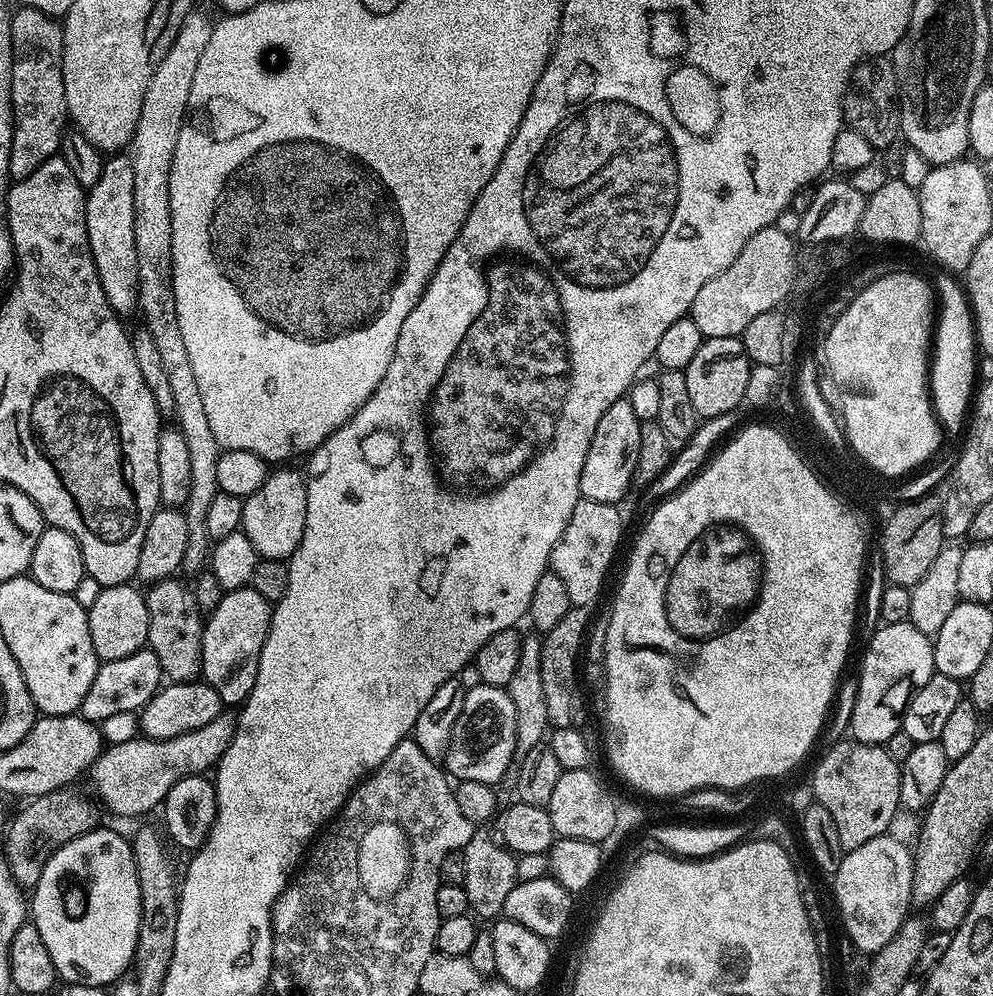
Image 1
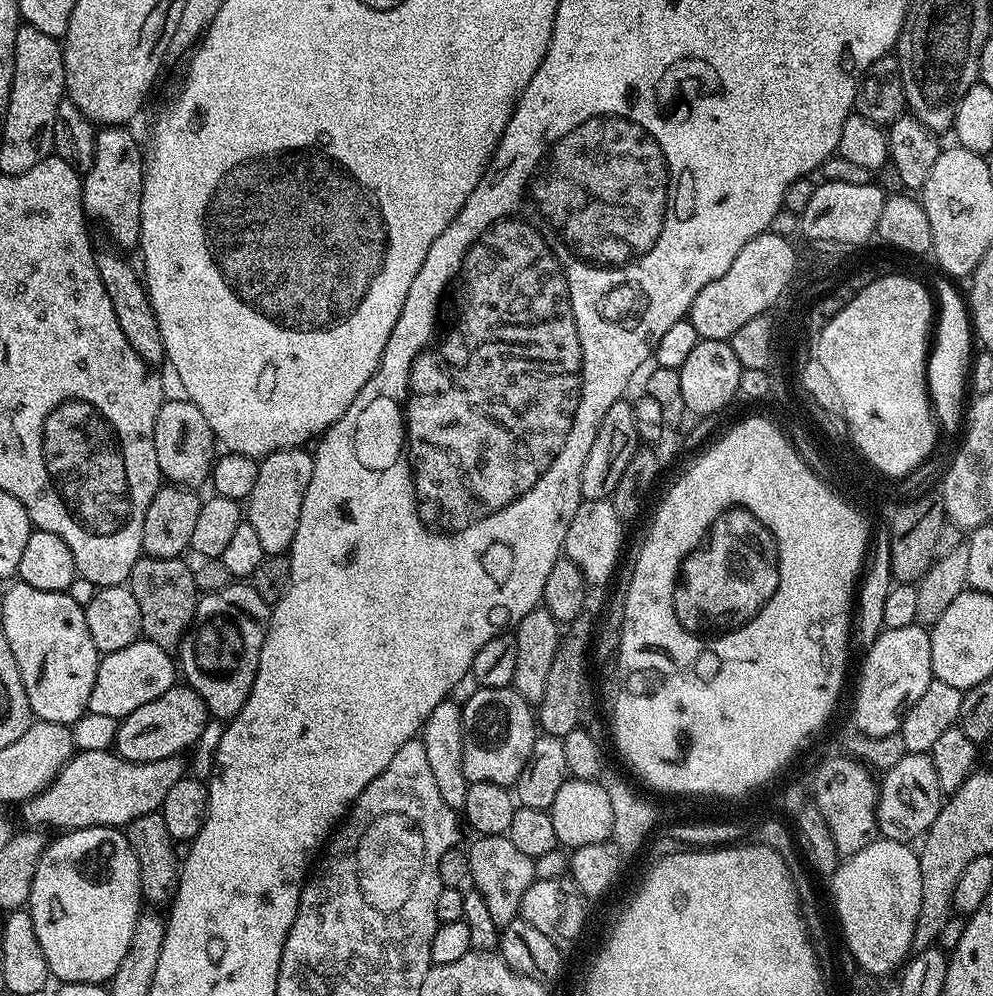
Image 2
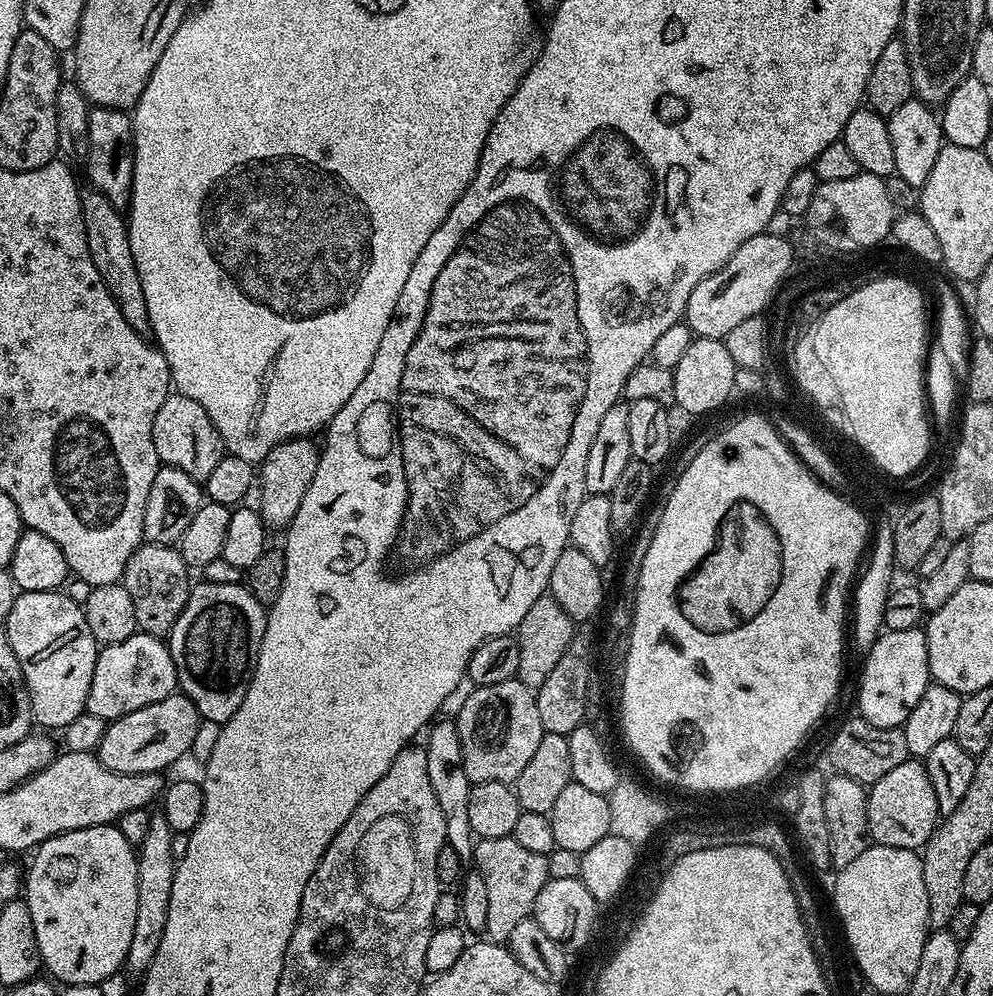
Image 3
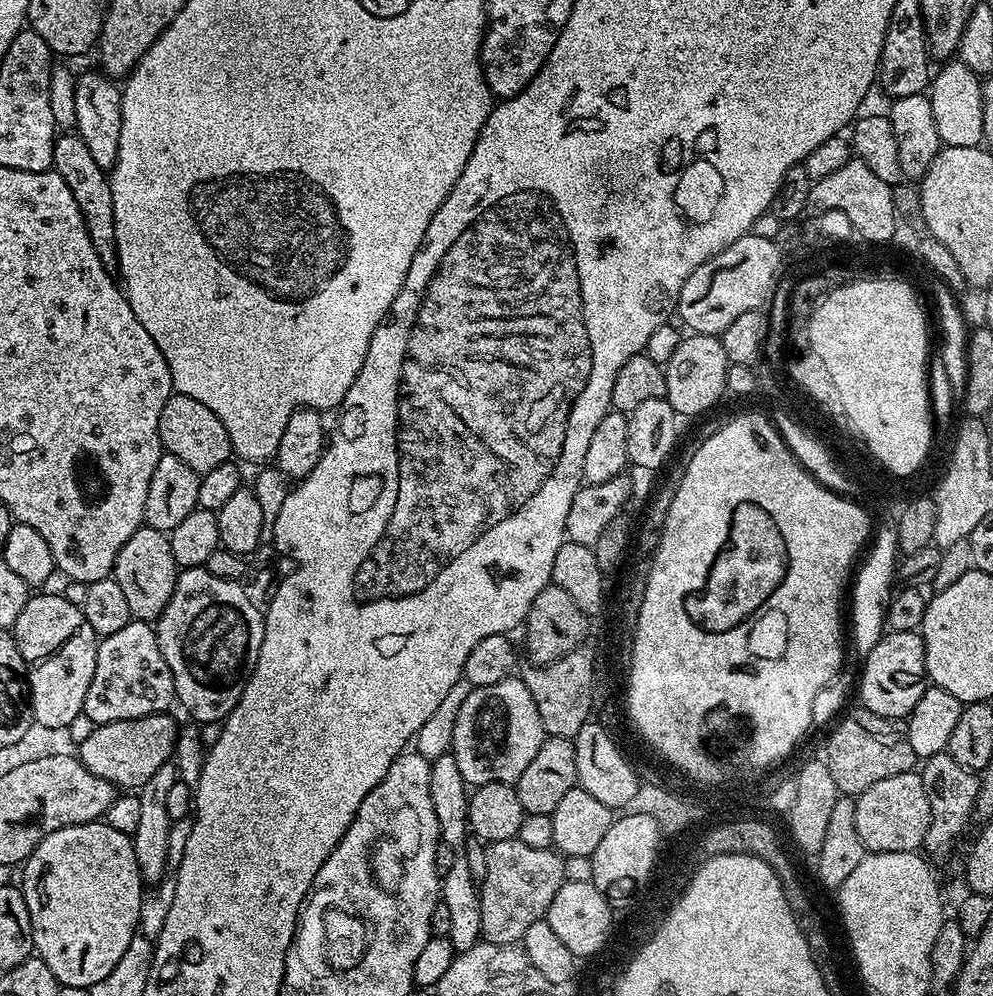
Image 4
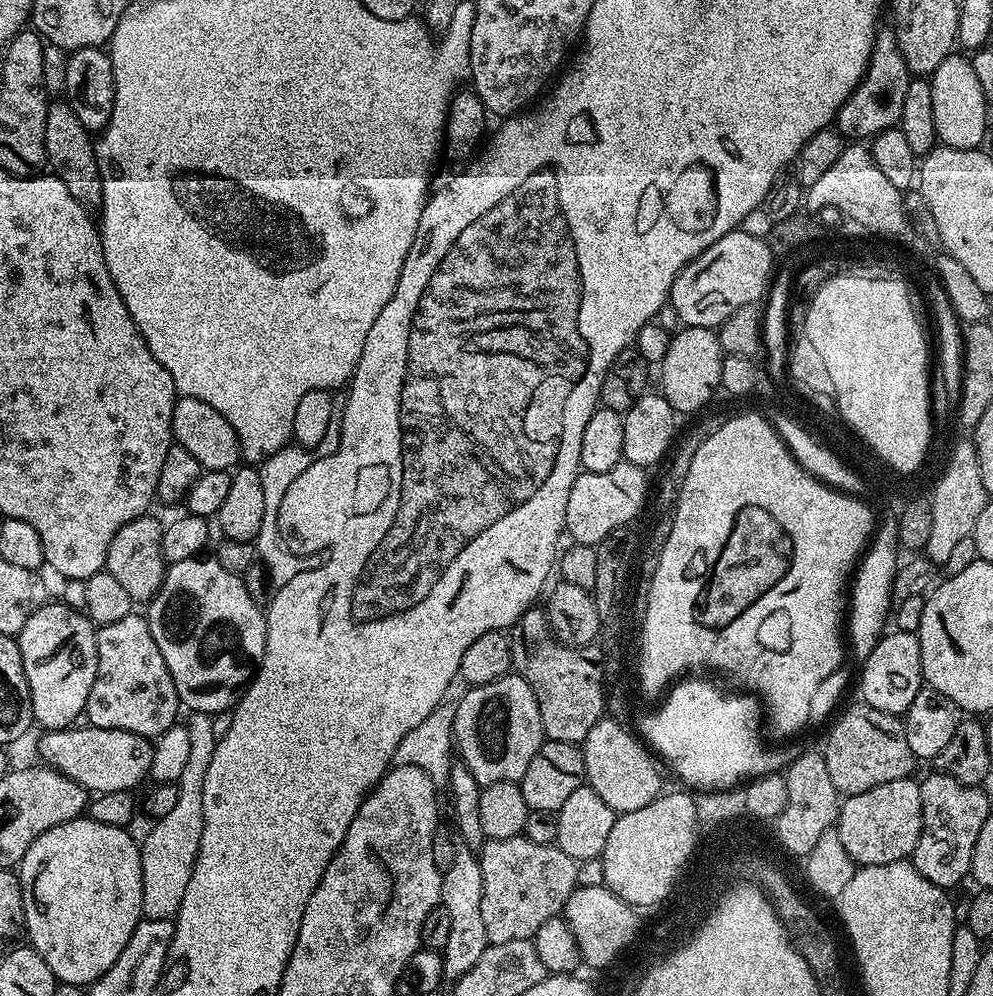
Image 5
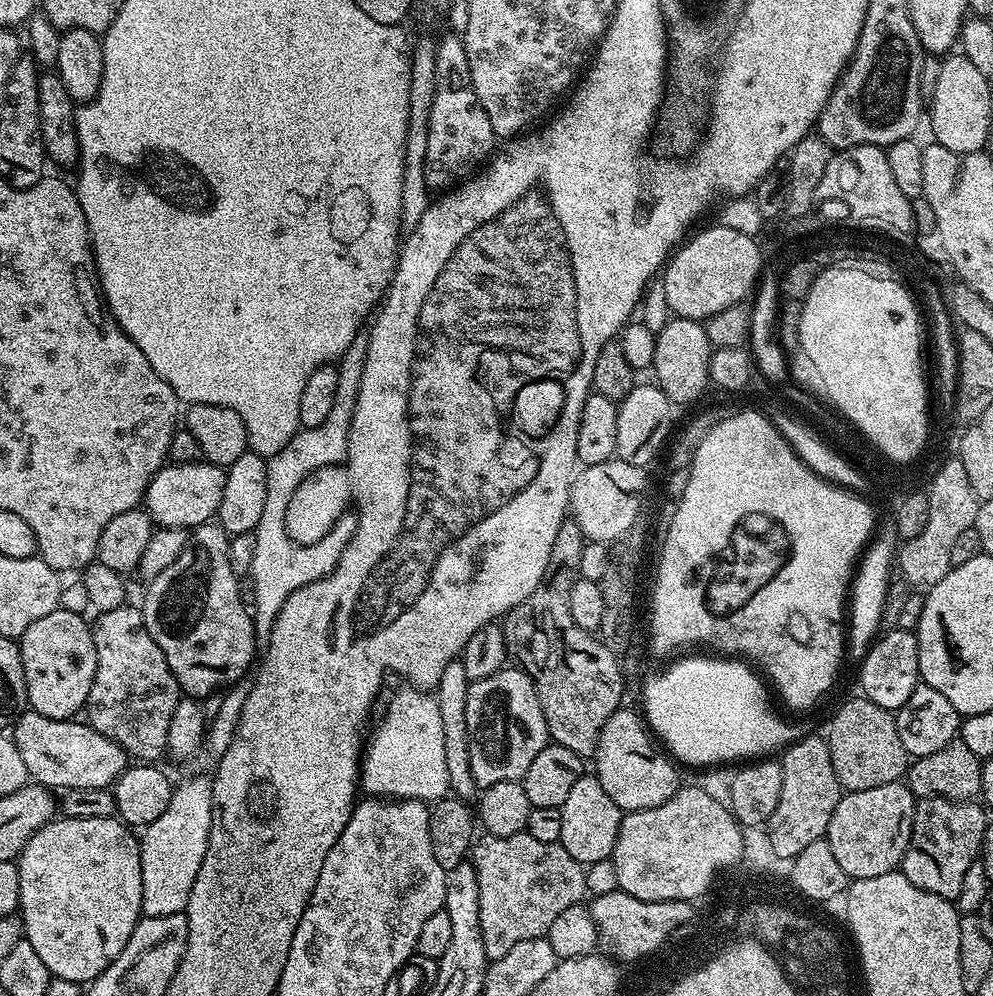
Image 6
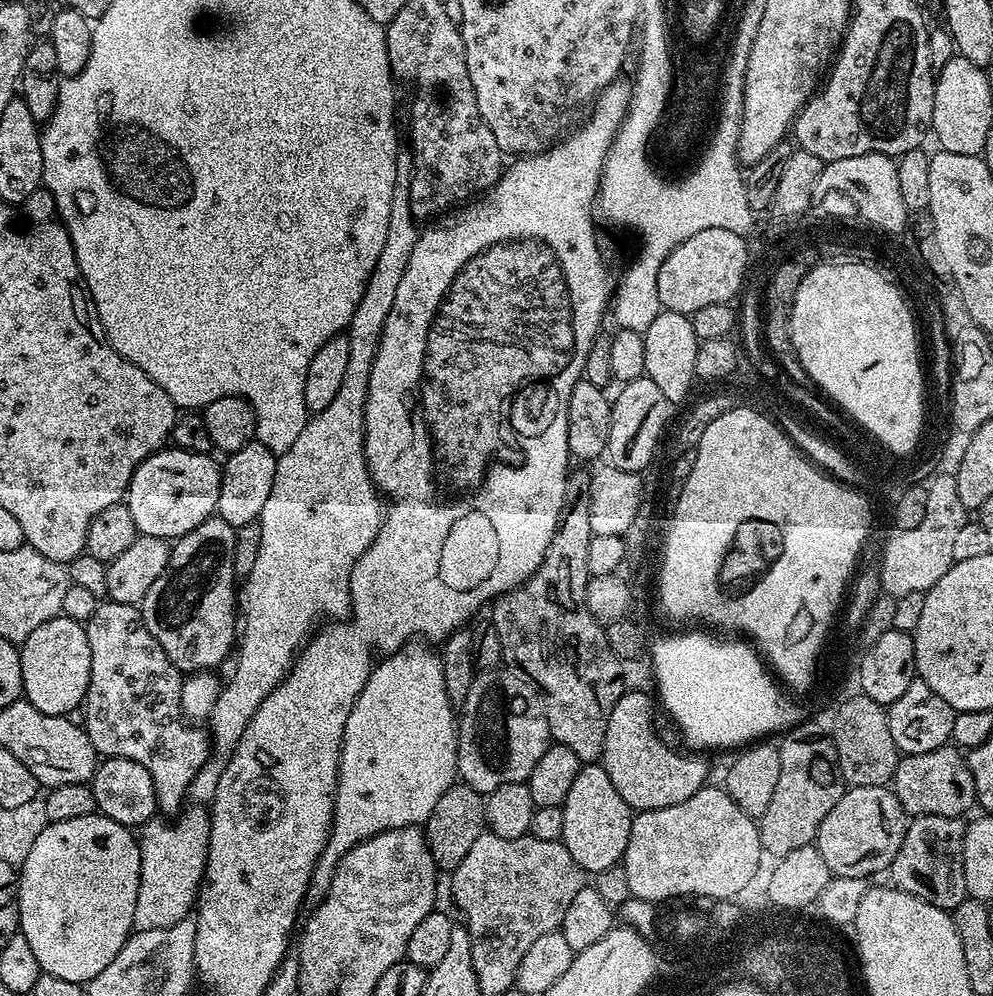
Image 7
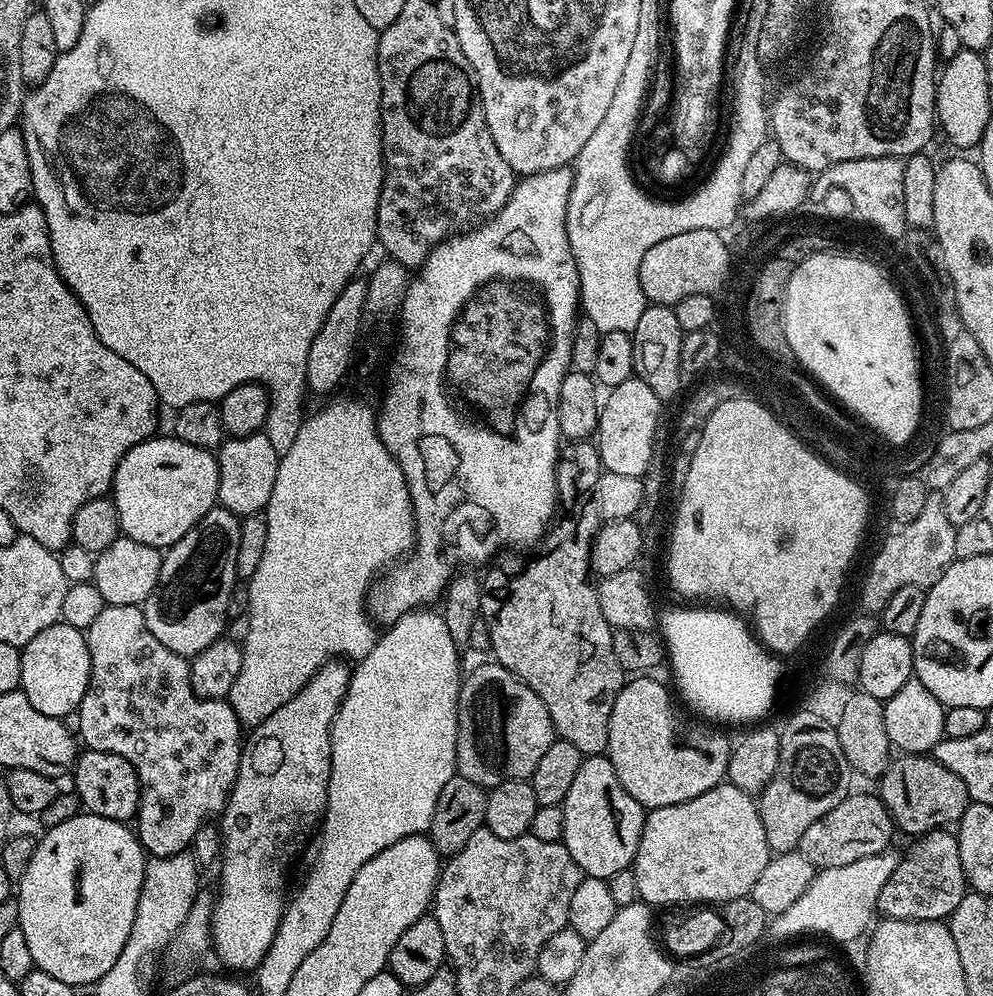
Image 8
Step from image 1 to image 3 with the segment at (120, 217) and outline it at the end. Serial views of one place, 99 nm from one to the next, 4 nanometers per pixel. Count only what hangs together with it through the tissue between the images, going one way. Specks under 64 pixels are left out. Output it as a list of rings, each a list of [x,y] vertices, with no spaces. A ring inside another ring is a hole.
[[[123,108],[88,109],[88,180],[93,189],[101,192],[112,205],[124,210],[132,197],[134,154],[132,153],[132,117]]]

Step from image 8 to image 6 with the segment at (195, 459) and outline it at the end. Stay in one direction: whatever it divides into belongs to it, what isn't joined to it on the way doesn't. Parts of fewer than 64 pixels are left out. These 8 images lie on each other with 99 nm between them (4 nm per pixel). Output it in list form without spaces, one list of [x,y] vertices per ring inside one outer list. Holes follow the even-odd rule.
[[[168,462],[154,474],[143,503],[153,521],[162,528],[194,529],[207,524],[220,511],[226,471],[207,462]]]

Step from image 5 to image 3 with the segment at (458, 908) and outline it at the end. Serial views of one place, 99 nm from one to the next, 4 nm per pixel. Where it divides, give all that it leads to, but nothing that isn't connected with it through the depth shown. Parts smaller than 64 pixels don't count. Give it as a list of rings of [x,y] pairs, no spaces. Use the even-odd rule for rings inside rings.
[[[448,718],[443,721],[445,724],[439,724],[439,722],[433,723],[431,727],[427,729],[426,737],[428,736],[428,741],[423,745],[426,750],[426,771],[430,774],[430,786],[434,786],[434,798],[438,798],[438,806],[442,806],[442,818],[446,818],[446,832],[447,845],[455,850],[456,853],[460,856],[462,860],[469,859],[472,854],[472,849],[474,846],[474,837],[472,831],[470,830],[470,817],[468,811],[468,802],[470,802],[470,790],[472,789],[472,781],[468,779],[468,775],[466,774],[466,770],[464,769],[464,763],[462,762],[462,738],[458,734],[458,730],[456,729],[455,719]]]

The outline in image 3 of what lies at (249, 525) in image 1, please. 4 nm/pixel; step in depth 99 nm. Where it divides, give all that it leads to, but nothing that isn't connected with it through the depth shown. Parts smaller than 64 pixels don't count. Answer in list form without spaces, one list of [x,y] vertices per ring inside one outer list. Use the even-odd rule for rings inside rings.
[[[297,438],[295,440],[287,440],[278,446],[274,446],[274,450],[270,450],[270,454],[266,454],[266,458],[258,468],[258,492],[260,488],[260,504],[258,503],[258,511],[264,520],[265,528],[269,530],[287,529],[288,523],[294,518],[294,514],[298,514],[298,506],[302,506],[302,498],[306,495],[306,490],[310,490],[310,482],[314,482],[314,470],[318,470],[318,462],[320,461],[320,448],[317,441],[312,438]]]

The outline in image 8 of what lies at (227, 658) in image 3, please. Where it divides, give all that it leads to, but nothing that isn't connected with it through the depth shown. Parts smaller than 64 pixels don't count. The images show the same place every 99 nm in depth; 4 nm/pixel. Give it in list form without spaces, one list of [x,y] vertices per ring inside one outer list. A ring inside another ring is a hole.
[[[219,506],[211,508],[177,544],[173,544],[163,553],[164,561],[158,574],[158,586],[154,586],[150,598],[144,601],[142,607],[146,626],[150,626],[150,634],[154,634],[154,638],[158,638],[158,642],[162,642],[166,650],[174,650],[174,654],[191,658],[225,635],[224,623],[228,620],[232,587],[238,584],[236,559],[240,522],[241,517],[230,510]]]

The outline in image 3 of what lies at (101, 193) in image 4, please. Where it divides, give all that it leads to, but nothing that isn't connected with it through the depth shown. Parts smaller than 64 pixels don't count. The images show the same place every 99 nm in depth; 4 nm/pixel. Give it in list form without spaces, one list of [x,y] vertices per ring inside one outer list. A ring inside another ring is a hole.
[[[84,190],[80,193],[82,222],[86,226],[86,246],[90,246],[90,258],[94,258],[94,267],[102,274],[110,298],[122,310],[122,318],[130,322],[134,331],[141,334],[151,333],[150,314],[146,310],[146,294],[142,294],[142,278],[138,278],[138,266],[134,266],[134,254],[130,250],[128,225],[121,211],[115,208],[101,192]]]

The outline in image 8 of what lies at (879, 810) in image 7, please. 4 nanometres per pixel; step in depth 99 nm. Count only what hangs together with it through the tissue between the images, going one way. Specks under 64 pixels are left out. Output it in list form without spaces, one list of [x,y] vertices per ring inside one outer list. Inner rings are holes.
[[[853,791],[830,814],[822,814],[802,834],[799,851],[812,863],[813,869],[846,866],[846,862],[858,862],[858,858],[870,858],[879,852],[889,851],[894,833],[892,815],[886,810],[879,795],[867,796],[864,792]]]

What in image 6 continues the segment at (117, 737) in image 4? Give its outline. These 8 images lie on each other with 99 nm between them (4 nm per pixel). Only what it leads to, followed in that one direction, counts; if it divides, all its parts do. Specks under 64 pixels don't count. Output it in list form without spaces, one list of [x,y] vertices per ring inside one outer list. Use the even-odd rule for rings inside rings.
[[[26,710],[11,729],[10,735],[26,762],[29,777],[37,785],[49,790],[67,790],[69,788],[105,788],[111,789],[117,778],[129,767],[128,753],[118,746],[106,734],[98,734],[91,724],[79,719],[55,720],[46,718],[37,712]]]

